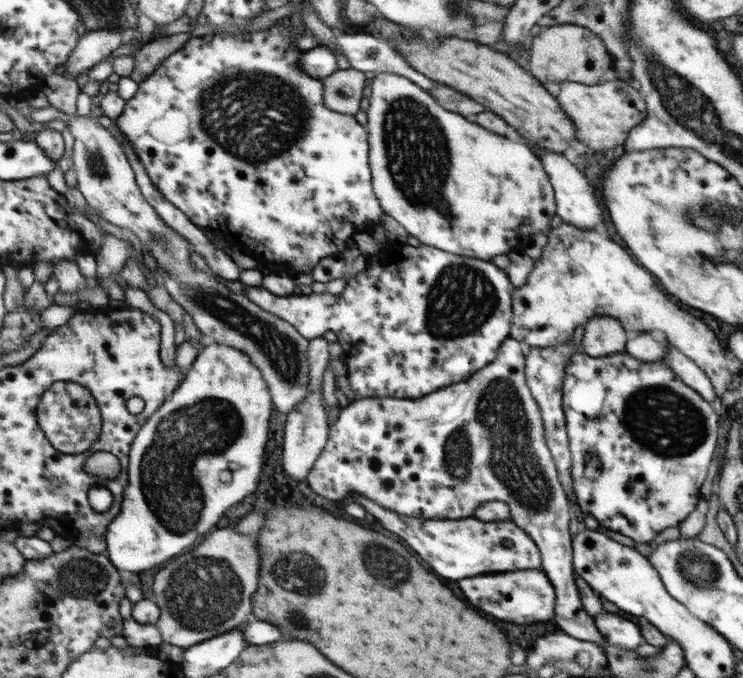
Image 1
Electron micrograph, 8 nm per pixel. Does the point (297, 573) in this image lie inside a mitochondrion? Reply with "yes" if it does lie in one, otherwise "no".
yes

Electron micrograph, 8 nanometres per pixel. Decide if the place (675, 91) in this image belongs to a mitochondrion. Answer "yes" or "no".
yes

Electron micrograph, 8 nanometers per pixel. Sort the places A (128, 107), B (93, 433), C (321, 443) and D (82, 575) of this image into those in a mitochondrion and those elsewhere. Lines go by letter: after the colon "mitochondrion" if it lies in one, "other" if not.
A: other
B: other
C: other
D: mitochondrion

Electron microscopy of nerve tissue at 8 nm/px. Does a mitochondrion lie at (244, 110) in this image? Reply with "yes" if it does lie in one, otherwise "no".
yes

